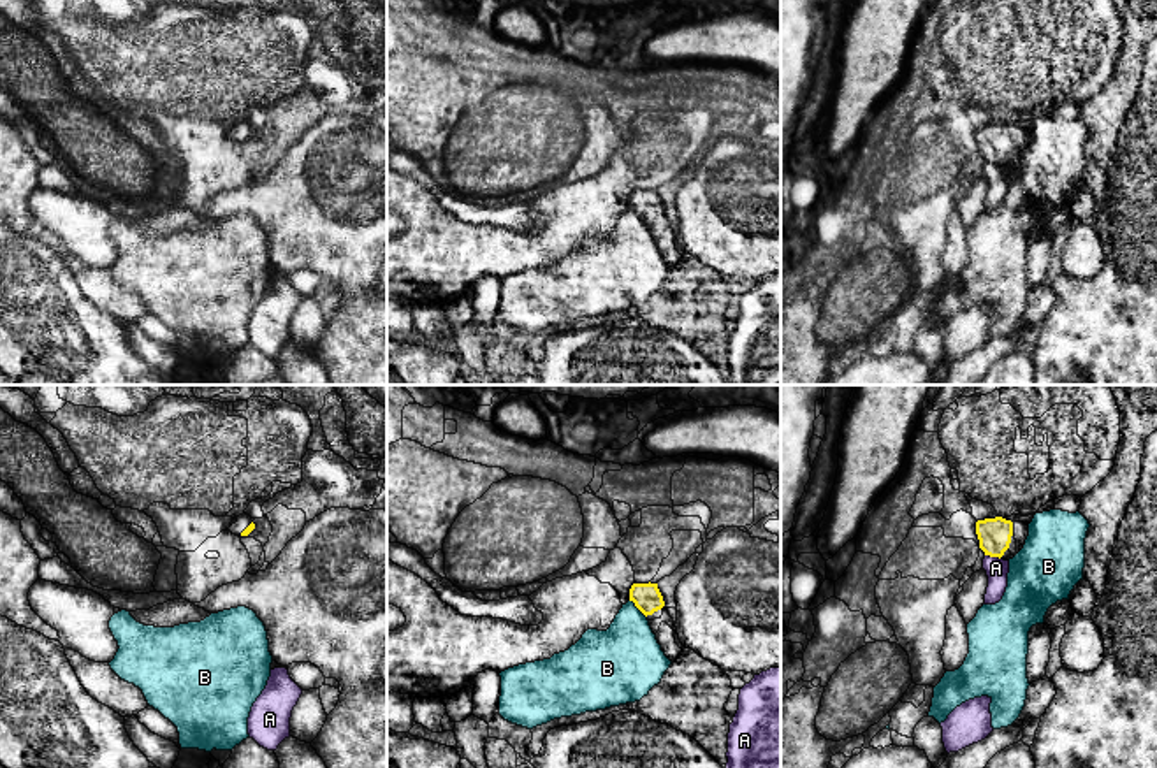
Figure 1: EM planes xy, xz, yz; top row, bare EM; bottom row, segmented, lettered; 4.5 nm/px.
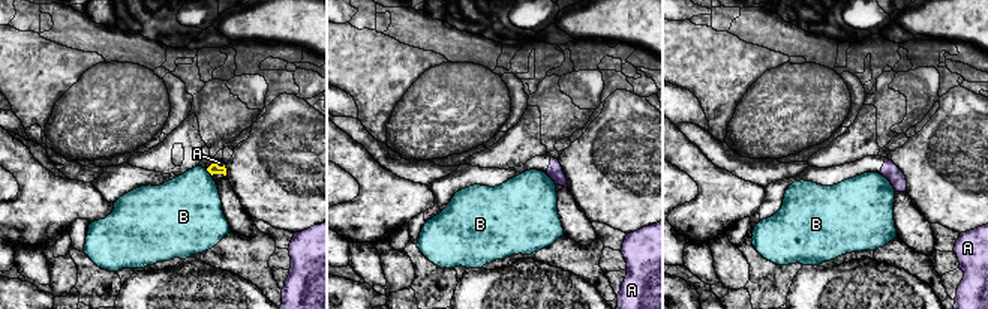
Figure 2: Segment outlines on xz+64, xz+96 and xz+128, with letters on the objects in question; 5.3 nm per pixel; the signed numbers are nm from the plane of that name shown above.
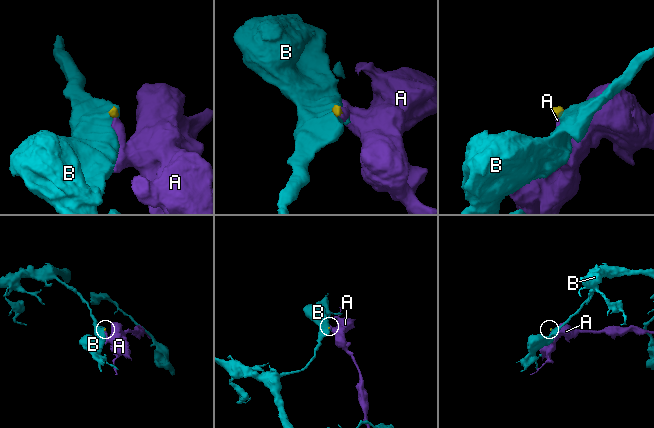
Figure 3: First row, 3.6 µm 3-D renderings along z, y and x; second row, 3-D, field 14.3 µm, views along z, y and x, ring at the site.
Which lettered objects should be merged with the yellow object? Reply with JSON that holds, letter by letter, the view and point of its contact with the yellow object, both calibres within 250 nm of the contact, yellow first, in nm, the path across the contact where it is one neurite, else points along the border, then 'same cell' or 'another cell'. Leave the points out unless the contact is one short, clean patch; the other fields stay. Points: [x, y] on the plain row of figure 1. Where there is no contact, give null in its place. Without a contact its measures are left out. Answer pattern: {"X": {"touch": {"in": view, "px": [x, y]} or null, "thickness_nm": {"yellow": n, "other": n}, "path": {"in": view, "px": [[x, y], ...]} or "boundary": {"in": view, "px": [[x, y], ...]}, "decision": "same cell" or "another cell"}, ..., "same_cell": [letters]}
{"A": {"touch": {"in": "yz", "px": [992, 162]}, "thickness_nm": {"yellow": 150, "other": 100}, "boundary": {"in": "yz", "px": [[985, 160], [999, 166]]}, "decision": "another cell"}, "B": {"touch": {"in": "xz", "px": [637, 213]}, "thickness_nm": {"yellow": 130, "other": 320}, "boundary": {"in": "xz", "px": [[630, 206], [646, 224]]}, "decision": "another cell"}, "same_cell": []}

